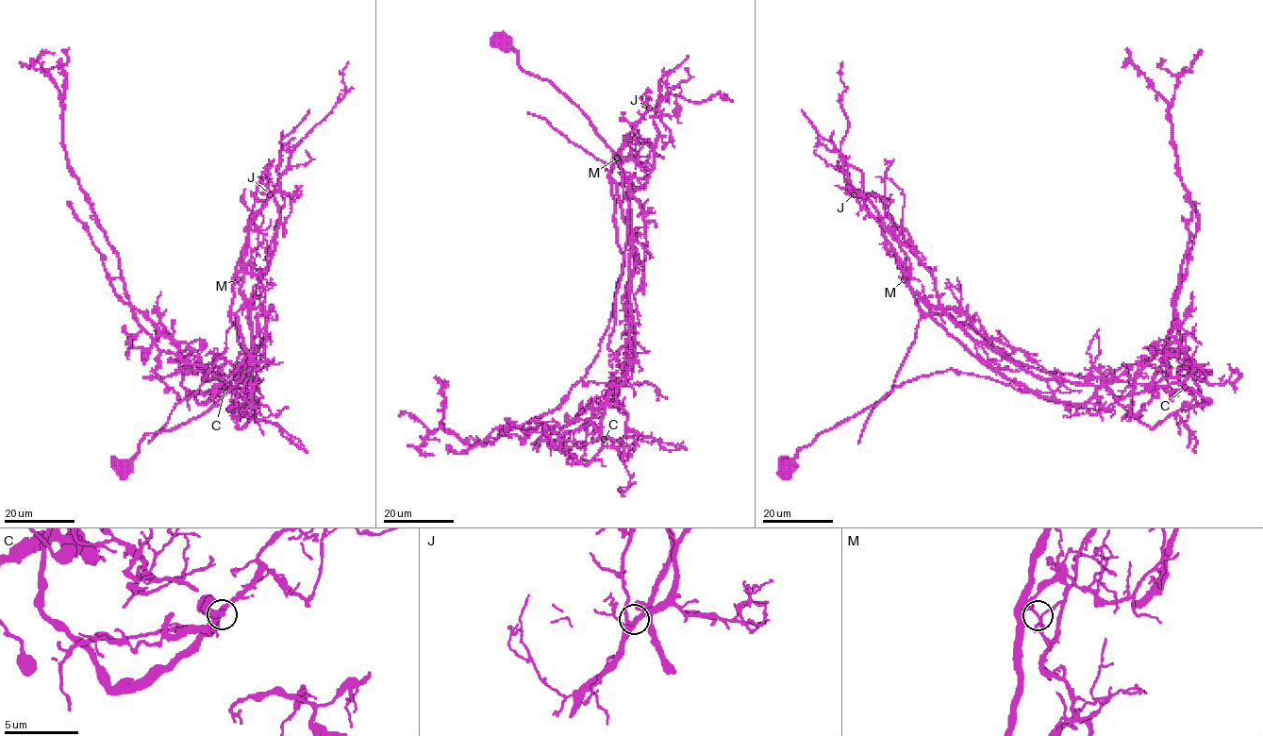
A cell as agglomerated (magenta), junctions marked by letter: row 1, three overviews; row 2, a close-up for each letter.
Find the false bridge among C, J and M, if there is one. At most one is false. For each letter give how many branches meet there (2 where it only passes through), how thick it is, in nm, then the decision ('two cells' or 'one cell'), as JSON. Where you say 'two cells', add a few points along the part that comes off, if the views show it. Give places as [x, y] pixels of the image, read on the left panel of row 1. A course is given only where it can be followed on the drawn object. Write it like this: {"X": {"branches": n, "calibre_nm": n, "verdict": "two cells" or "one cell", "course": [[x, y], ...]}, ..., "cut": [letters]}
{"C": {"branches": 4, "calibre_nm": 380, "verdict": "one cell"}, "J": {"branches": 4, "calibre_nm": 240, "verdict": "one cell"}, "M": {"branches": 5, "calibre_nm": 120, "verdict": "two cells", "course": [[238, 278], [235, 371], [222, 378], [158, 348], [68, 165], [58, 87], [39, 60], [55, 53]]}, "cut": ["M"]}

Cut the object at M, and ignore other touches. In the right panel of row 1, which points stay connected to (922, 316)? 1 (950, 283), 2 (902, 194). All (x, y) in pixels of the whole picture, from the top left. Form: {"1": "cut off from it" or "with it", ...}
{"1": "with it", "2": "cut off from it"}

